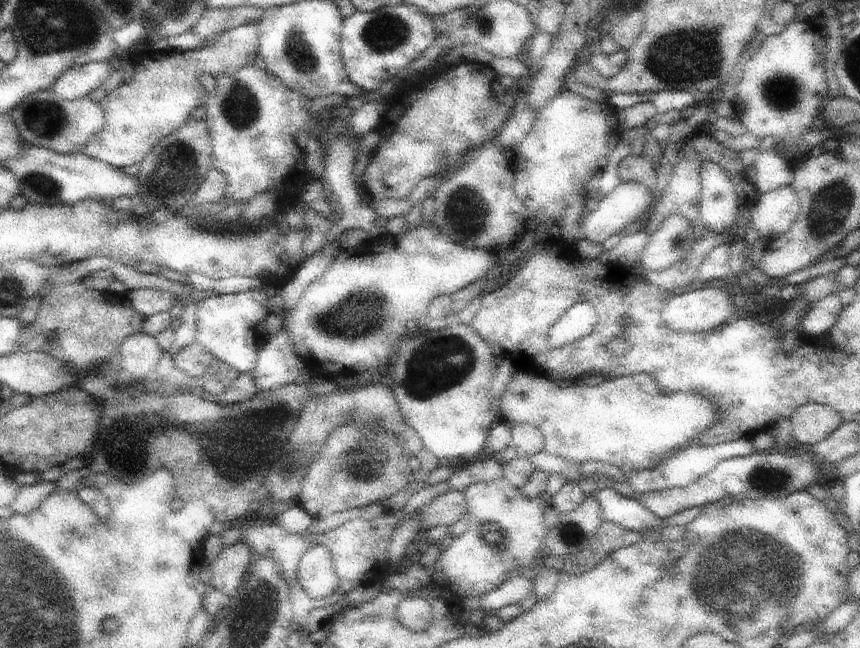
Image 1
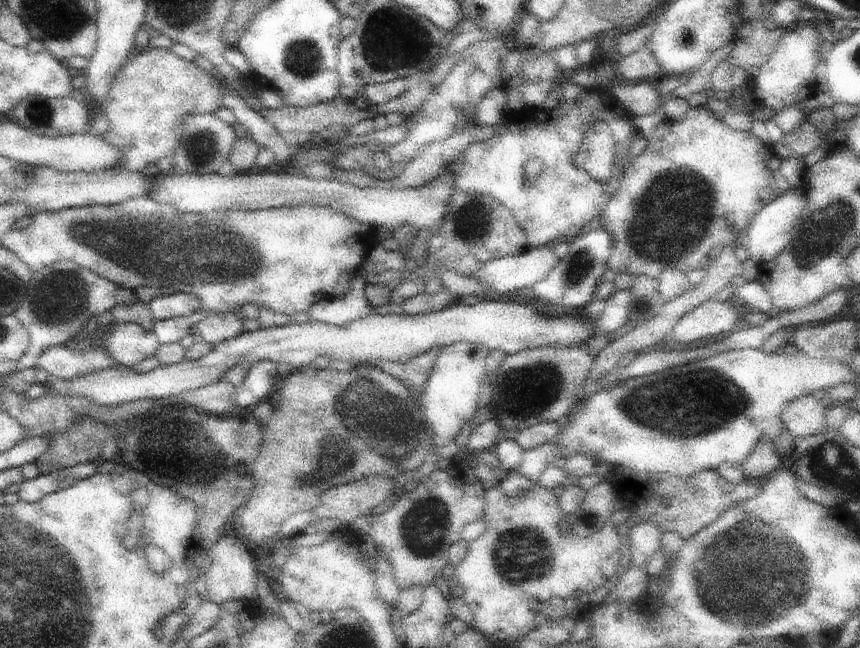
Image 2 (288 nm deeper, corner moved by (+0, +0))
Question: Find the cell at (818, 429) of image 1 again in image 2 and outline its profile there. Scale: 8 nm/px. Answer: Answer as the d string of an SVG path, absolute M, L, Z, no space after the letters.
M813 394L799 396L781 408L781 424L793 440L817 436L827 430L827 408Z

